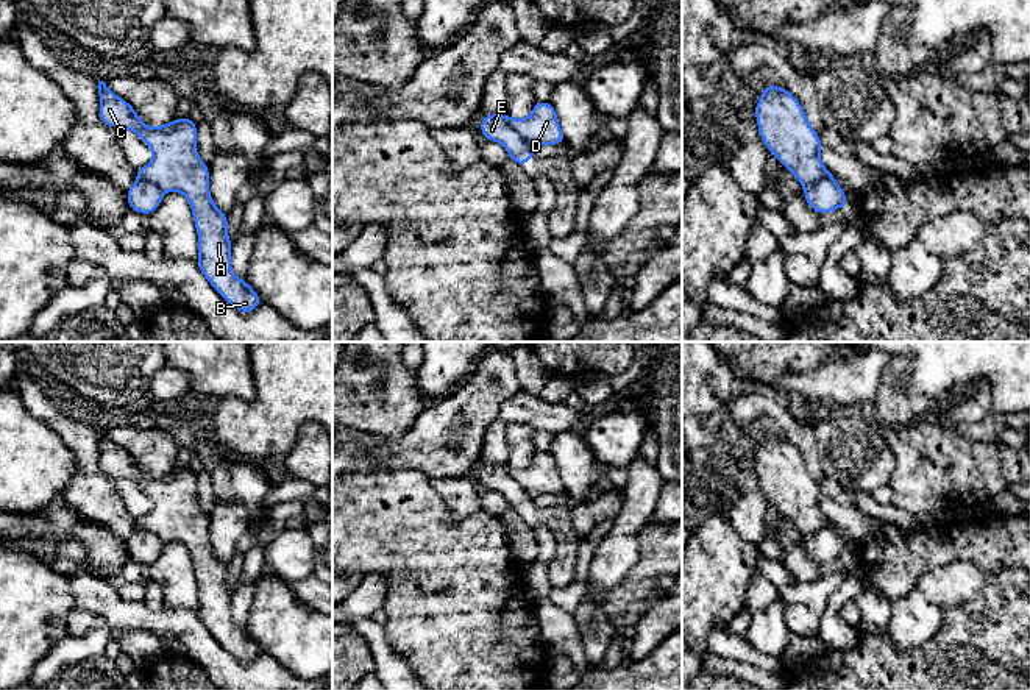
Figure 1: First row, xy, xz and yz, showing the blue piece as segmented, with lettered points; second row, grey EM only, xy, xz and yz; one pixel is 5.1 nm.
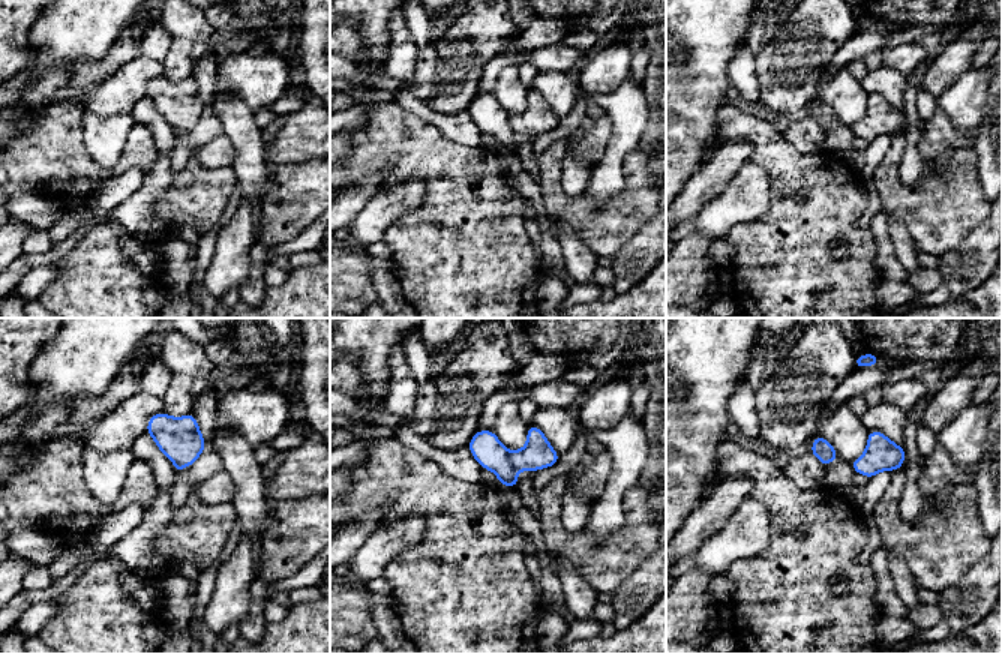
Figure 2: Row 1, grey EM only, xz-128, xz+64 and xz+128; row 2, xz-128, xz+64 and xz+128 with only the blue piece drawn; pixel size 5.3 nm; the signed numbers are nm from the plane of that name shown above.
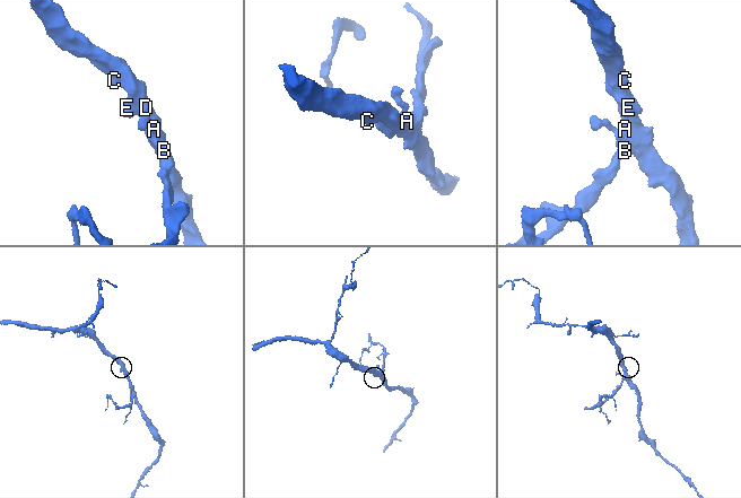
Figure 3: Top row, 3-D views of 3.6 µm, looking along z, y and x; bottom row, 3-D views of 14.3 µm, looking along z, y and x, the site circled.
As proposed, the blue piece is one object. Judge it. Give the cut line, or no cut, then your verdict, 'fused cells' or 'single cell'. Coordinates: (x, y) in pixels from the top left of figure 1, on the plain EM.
cut xz (503, 464), (507, 473), (532, 500); fused cells

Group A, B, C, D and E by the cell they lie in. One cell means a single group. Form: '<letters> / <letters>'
A B C D / E

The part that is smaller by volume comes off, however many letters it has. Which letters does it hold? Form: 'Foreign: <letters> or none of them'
Foreign: E

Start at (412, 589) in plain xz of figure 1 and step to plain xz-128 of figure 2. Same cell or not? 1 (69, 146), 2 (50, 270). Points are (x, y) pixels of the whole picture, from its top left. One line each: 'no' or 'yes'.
1: yes
2: no

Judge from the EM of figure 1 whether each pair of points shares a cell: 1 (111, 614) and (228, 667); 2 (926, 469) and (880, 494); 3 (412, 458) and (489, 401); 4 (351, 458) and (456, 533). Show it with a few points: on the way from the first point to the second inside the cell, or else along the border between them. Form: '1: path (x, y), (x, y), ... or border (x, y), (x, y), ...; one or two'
1: path (141, 617), (184, 626), (198, 639); one
2: border (888, 486), (893, 501); two
3: path (423, 436), (442, 419), (461, 419), (467, 414); one
4: border (406, 469), (351, 472), (348, 475); two

